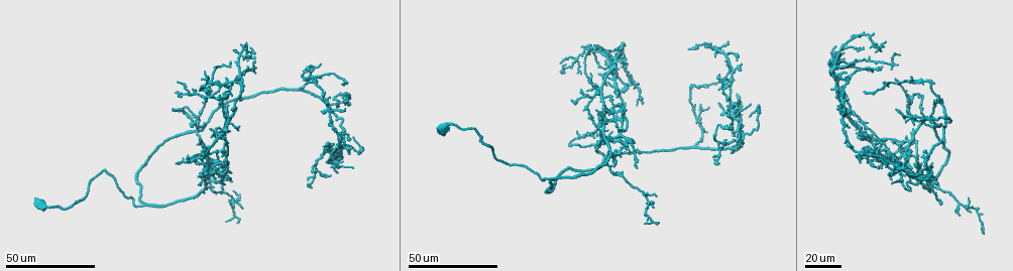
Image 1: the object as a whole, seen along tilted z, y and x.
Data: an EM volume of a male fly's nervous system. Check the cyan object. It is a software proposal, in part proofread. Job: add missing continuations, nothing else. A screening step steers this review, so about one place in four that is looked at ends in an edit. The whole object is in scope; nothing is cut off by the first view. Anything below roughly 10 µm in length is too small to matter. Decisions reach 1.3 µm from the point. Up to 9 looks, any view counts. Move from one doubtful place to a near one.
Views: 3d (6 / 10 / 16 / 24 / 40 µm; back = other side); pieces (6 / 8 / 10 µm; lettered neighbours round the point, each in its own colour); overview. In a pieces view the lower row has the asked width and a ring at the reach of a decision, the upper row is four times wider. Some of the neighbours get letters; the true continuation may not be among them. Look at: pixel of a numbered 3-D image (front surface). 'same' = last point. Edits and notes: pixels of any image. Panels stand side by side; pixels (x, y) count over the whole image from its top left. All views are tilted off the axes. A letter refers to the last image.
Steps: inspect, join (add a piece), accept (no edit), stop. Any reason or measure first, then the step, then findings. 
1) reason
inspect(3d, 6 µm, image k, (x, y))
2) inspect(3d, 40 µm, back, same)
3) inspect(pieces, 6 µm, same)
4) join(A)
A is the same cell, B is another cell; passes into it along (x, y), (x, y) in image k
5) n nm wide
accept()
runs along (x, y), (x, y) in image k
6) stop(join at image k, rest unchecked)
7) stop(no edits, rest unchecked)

inspect(3d, 24 µm, image 1, (243, 59))

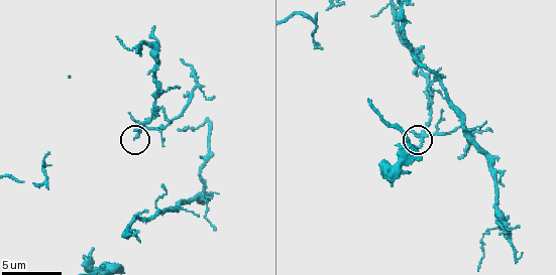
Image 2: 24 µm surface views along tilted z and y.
inspect(pieces, 8 µm, image 2, (135, 135))

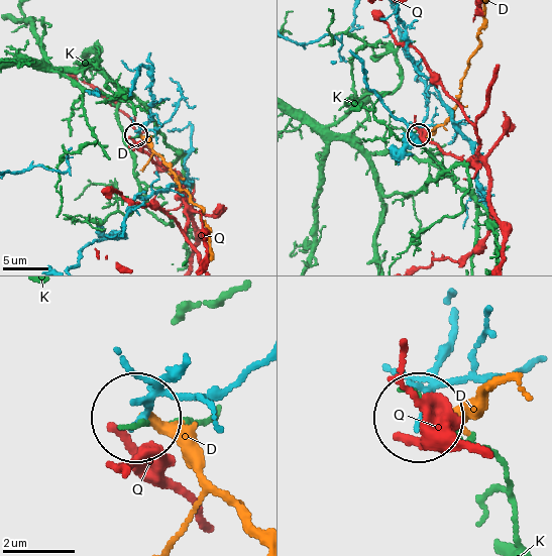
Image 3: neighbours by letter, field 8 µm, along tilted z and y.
150 nm wide
accept()
D, K and Q are other cells; runs along (184, 371), (138, 413) in image 3; none of them fits

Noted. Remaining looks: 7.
an open end
inspect(3d, 40 µm, image 1, (606, 60))

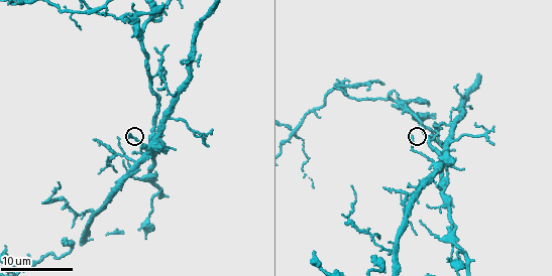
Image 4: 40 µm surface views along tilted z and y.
inspect(pieces, 8 µm, image 4, (130, 132))

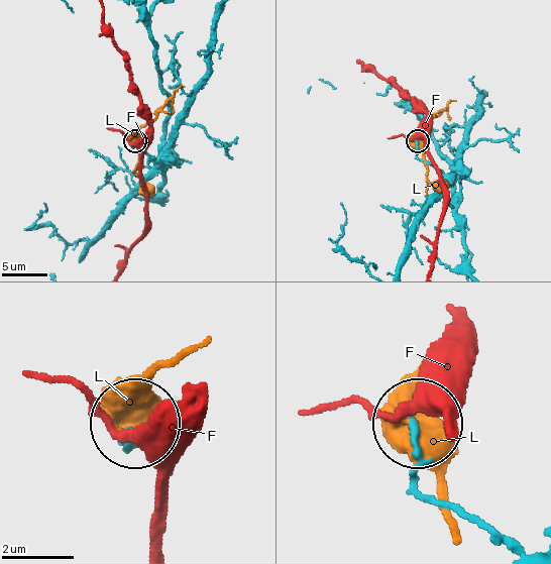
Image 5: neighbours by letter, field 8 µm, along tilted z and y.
160 nm wide
accept()
F and L are other cells; runs along (502, 544), (417, 486), (410, 422) in image 5; no lettered piece goes on from it

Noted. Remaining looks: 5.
free end
inspect(3d, 24 µm, image 1, (349, 104))

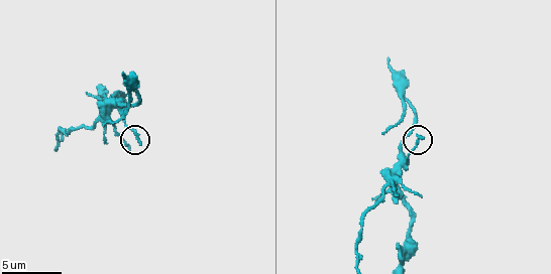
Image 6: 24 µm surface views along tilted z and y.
inspect(pieces, 8 µm, image 6, (139, 141))

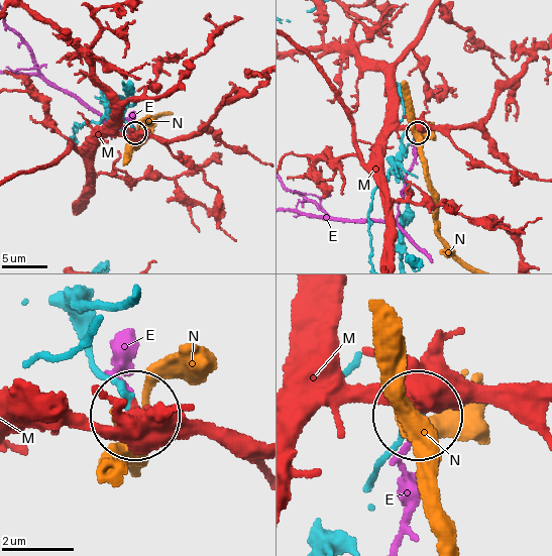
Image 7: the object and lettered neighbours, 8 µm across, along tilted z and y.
accept()
E, M and N are other cells; none of them fits

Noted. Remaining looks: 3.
end of a long branch
inspect(3d, 40 µm, image 1, (734, 135))

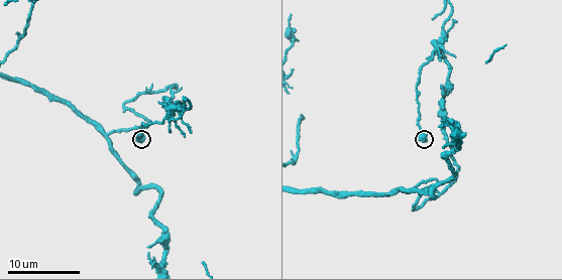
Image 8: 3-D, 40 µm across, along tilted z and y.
inspect(pieces, 8 µm, image 8, (425, 140))

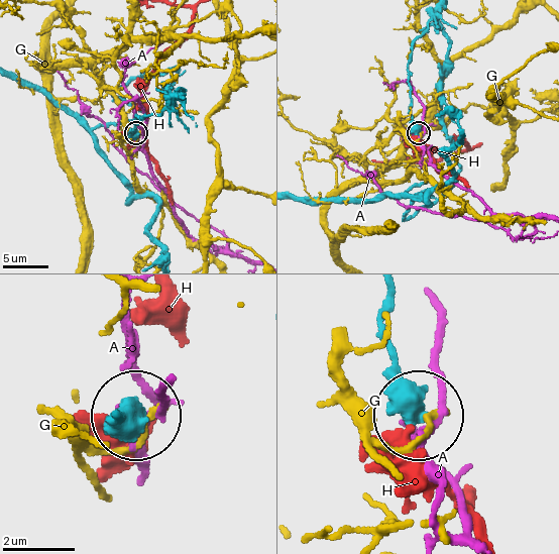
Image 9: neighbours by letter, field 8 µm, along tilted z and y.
570 nm wide
accept()
A, G and H are other cells; runs along (384, 294), (398, 388), (413, 412) in image 9; no lettered piece goes on from it

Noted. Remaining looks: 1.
stop(no edits, rest unchecked)

